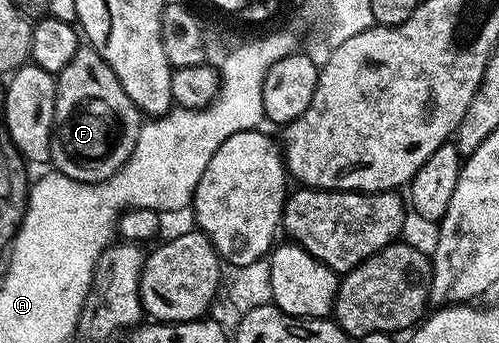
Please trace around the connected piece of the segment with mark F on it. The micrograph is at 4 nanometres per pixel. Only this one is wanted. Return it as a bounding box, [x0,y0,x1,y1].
[50,44,144,182]

